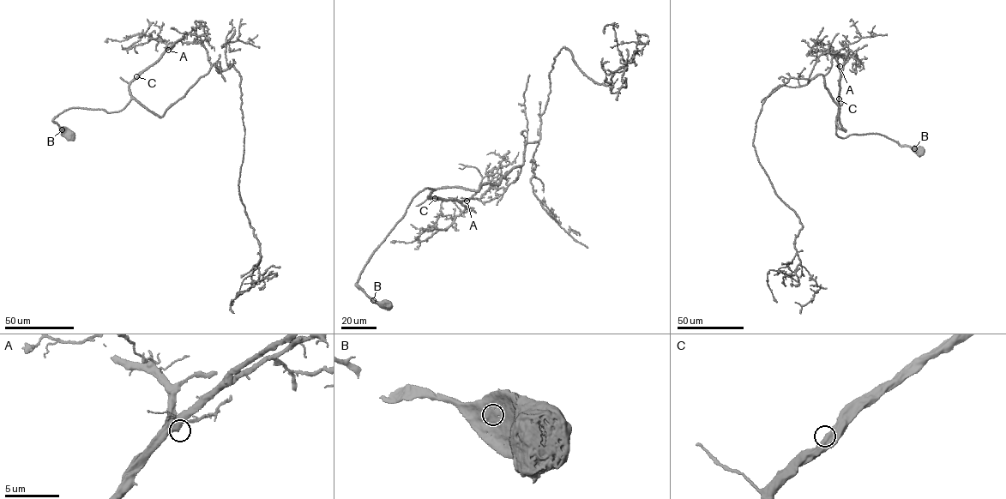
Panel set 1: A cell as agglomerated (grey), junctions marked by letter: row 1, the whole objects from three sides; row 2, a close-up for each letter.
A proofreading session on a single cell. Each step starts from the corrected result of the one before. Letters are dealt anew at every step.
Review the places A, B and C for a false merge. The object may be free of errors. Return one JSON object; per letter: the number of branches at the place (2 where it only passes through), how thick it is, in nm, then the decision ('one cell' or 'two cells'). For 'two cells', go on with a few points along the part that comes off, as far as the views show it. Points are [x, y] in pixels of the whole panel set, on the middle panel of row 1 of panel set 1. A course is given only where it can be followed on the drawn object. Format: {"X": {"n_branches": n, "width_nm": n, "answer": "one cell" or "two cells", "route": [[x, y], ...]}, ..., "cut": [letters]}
{"A": {"n_branches": 1, "width_nm": 700, "answer": "one cell"}, "B": {"n_branches": 1, "width_nm": 650, "answer": "one cell"}, "C": {"n_branches": 1, "width_nm": 750, "answer": "one cell"}, "cut": []}

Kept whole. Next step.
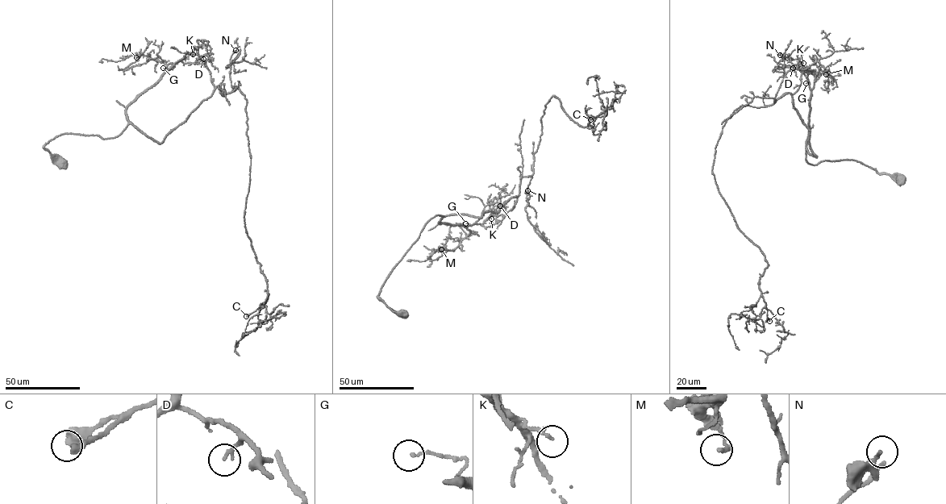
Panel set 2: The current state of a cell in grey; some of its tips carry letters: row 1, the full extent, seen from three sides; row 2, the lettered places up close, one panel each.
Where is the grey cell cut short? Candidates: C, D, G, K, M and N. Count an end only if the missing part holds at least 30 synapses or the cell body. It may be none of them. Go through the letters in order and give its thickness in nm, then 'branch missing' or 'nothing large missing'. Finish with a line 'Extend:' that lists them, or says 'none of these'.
C: 500 nm | nothing large missing
D: 160 nm | nothing large missing
G: 130 nm | nothing large missing
K: 140 nm | nothing large missing
M: 170 nm | nothing large missing
N: 140 nm | nothing large missing
Extend: none of these

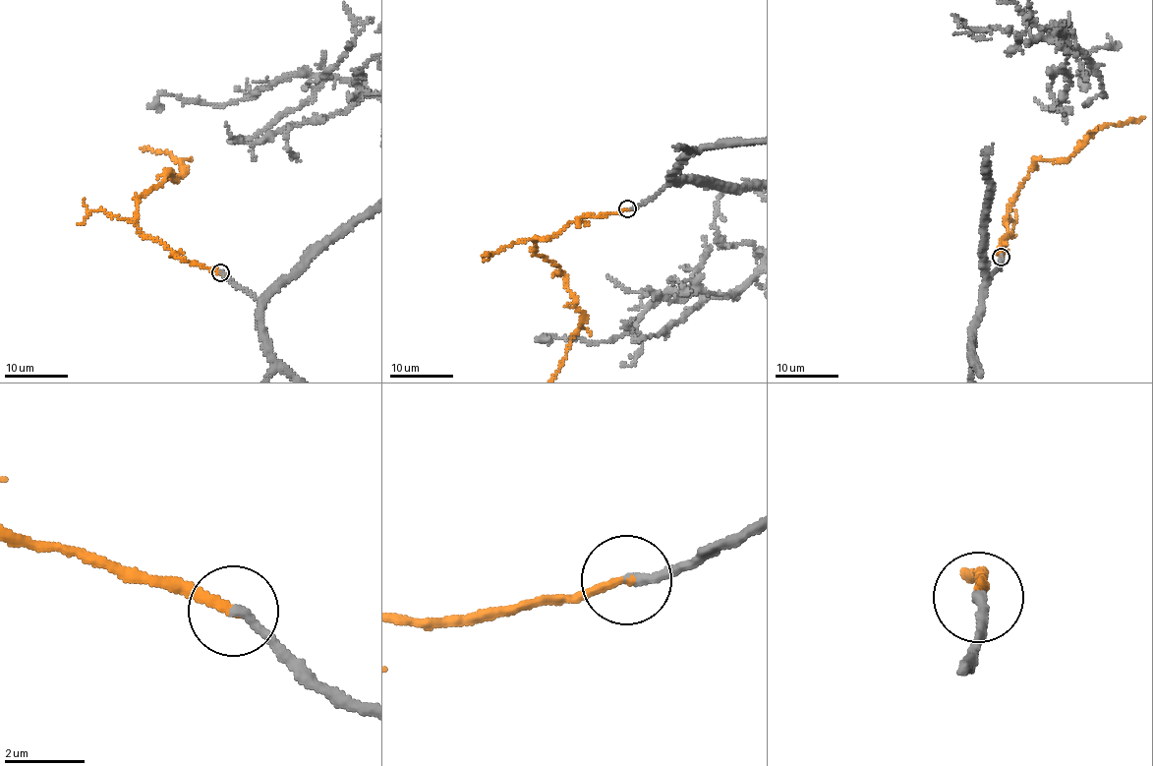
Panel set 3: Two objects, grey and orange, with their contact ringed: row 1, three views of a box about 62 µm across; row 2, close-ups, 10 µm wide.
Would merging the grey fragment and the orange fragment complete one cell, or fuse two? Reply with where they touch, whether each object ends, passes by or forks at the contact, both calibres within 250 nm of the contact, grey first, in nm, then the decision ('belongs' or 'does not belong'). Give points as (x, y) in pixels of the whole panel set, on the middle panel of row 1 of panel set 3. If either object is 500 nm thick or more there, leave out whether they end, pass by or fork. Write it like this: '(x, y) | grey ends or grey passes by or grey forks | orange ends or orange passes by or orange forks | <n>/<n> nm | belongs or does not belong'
(627, 208) | grey ends | orange ends | 240/220 nm | belongs

